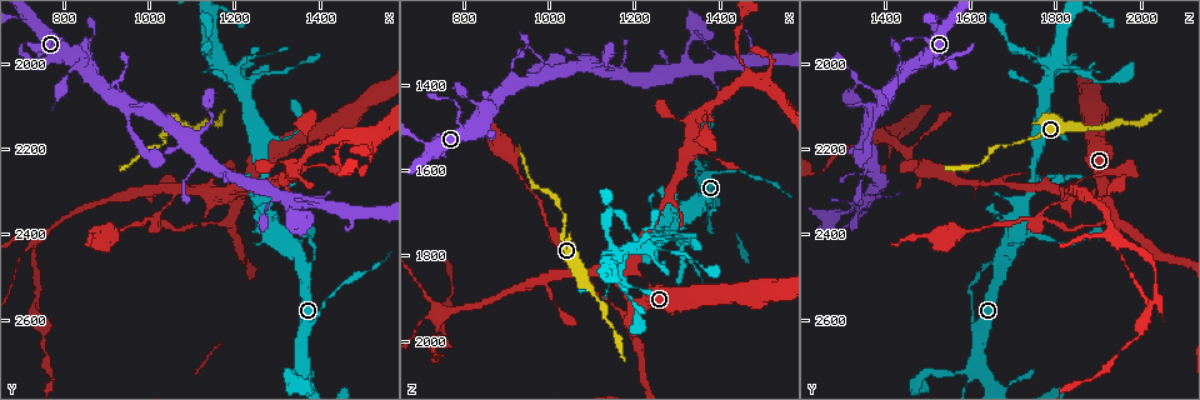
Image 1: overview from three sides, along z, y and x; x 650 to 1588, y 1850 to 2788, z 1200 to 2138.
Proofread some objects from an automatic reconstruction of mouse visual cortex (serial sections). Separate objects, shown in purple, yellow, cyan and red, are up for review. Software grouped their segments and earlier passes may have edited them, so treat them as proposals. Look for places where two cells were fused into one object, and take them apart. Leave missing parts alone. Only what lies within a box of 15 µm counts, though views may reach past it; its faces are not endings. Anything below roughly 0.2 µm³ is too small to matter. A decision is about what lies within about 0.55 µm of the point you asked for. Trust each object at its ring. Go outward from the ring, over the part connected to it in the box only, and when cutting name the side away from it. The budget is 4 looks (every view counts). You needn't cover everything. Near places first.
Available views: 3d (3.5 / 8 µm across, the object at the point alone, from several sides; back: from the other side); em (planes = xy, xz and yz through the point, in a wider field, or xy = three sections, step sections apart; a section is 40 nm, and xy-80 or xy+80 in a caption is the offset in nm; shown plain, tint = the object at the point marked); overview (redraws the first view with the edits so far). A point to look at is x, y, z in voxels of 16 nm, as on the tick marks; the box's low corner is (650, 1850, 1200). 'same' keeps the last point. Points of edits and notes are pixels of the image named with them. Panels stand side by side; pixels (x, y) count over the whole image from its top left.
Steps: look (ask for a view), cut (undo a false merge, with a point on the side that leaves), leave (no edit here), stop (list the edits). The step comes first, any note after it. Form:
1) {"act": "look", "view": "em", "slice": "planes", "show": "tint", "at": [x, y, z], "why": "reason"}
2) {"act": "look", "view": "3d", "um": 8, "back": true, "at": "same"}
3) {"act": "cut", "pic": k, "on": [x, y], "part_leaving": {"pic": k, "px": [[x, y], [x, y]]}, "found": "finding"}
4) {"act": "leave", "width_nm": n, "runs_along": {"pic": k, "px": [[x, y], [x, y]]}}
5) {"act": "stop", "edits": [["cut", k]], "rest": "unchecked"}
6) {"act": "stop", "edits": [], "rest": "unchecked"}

{"act": "look", "view": "3d", "um": 3.5, "back": true, "at": [1140, 2370, 1910], "why": "thick turns thin"}

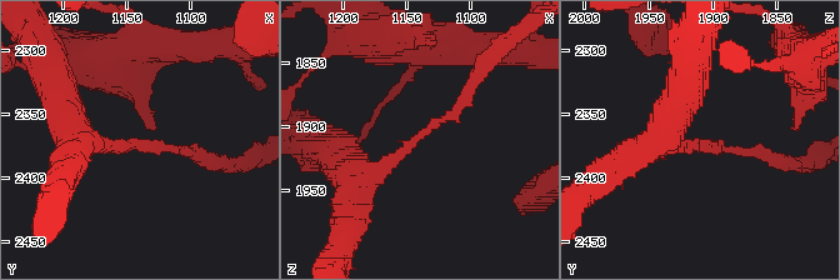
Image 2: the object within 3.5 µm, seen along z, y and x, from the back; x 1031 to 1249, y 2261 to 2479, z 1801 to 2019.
{"act": "look", "view": "em", "slice": "xy", "step": 3, "show": "tint", "at": [1142, 2372, 1910], "arm_widths_nm": [150, 350]}

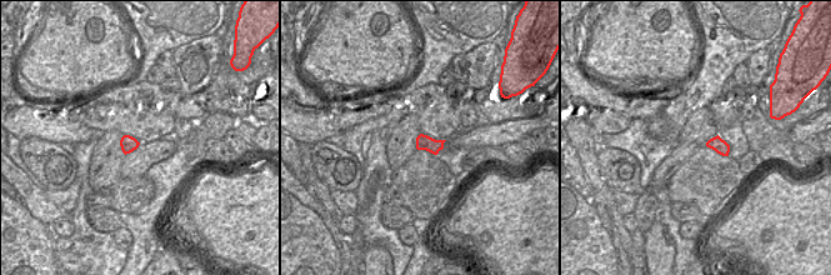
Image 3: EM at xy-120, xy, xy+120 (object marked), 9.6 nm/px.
{"act": "leave", "found": "one cell here"}

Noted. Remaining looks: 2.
{"act": "look", "view": "3d", "um": 3.5, "at": [1015, 2370, 1765]}

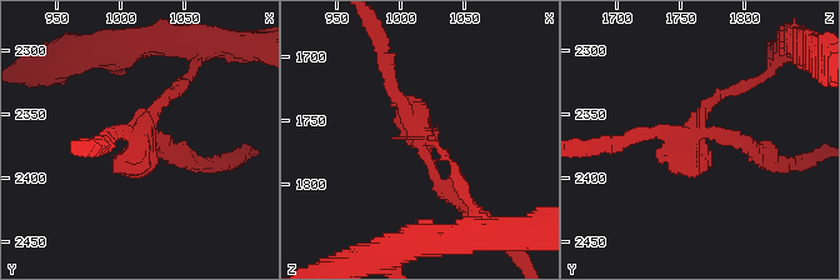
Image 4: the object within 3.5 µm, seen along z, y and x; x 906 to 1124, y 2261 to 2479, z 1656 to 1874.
{"act": "look", "view": "em", "slice": "xy", "step": 5, "show": "tint", "at": [1018, 2364, 1770]}

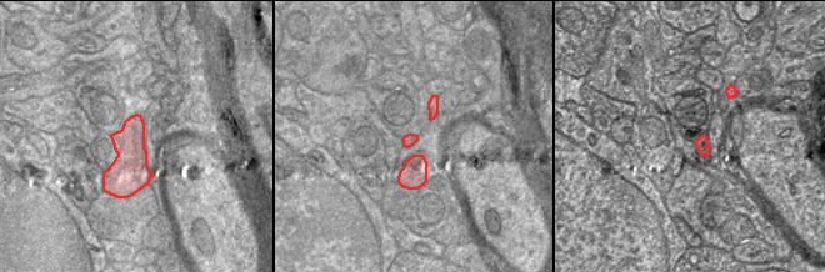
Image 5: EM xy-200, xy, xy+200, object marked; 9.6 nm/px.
{"act": "cut", "pic": 4, "on": [725, 93], "width_nm": 200, "part_leaving": {"pic": 4, "px": [[704, 129], [718, 98], [778, 64]]}, "found": "a second cell is stuck on"}

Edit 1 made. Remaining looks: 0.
{"act": "stop", "edits": [["cut", 4]], "rest": "unchecked"}

